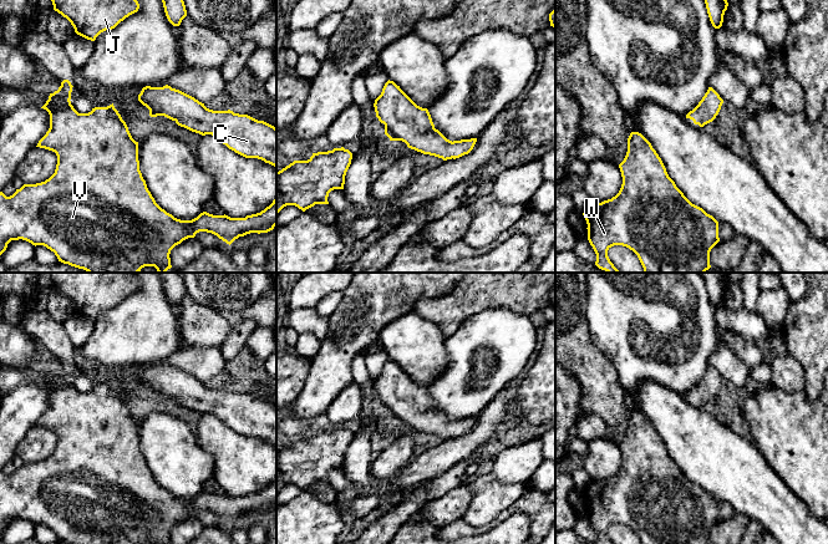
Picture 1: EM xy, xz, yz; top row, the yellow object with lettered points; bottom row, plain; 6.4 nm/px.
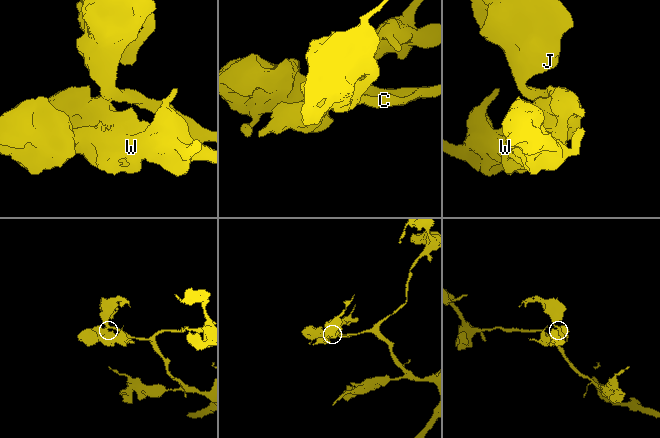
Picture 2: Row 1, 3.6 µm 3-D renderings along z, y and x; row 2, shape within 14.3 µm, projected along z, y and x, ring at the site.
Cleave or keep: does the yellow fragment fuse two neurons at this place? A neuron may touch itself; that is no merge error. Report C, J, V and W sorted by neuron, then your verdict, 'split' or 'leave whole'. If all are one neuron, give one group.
C J V W; leave whole

